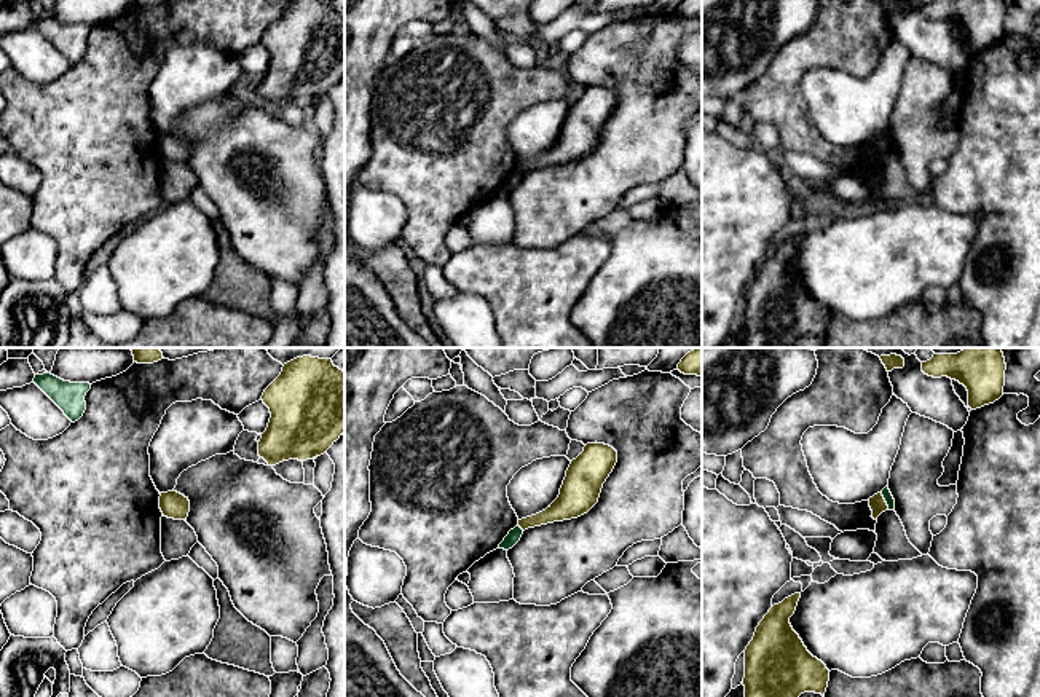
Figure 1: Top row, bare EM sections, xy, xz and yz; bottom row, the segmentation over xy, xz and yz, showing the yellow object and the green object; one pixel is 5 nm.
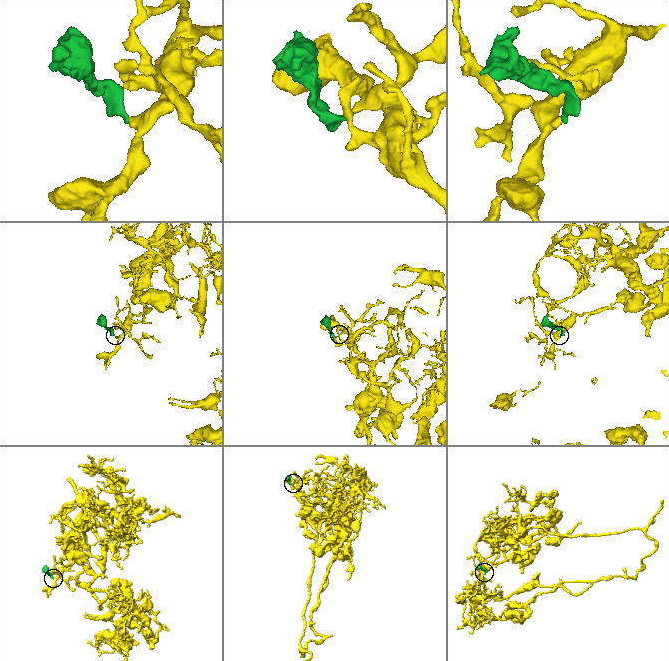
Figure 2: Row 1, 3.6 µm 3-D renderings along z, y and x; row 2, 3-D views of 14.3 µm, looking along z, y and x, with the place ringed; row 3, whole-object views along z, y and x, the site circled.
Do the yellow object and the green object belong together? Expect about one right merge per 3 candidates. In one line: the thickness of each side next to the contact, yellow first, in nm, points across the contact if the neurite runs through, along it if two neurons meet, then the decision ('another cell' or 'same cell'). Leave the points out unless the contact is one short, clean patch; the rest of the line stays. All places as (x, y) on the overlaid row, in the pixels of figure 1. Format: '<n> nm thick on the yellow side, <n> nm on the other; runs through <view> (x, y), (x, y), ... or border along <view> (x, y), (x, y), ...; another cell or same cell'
90 nm thick on the yellow side, 50 nm on the other; border along yz (881, 492), (889, 509); another cell

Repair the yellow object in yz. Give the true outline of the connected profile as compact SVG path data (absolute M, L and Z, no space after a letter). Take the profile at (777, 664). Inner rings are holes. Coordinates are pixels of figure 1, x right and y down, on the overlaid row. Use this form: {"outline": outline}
{"outline": "M794 593L774 604L756 627L745 649L745 697L825 695L829 670L807 651L790 624L799 598L801 593Z"}

